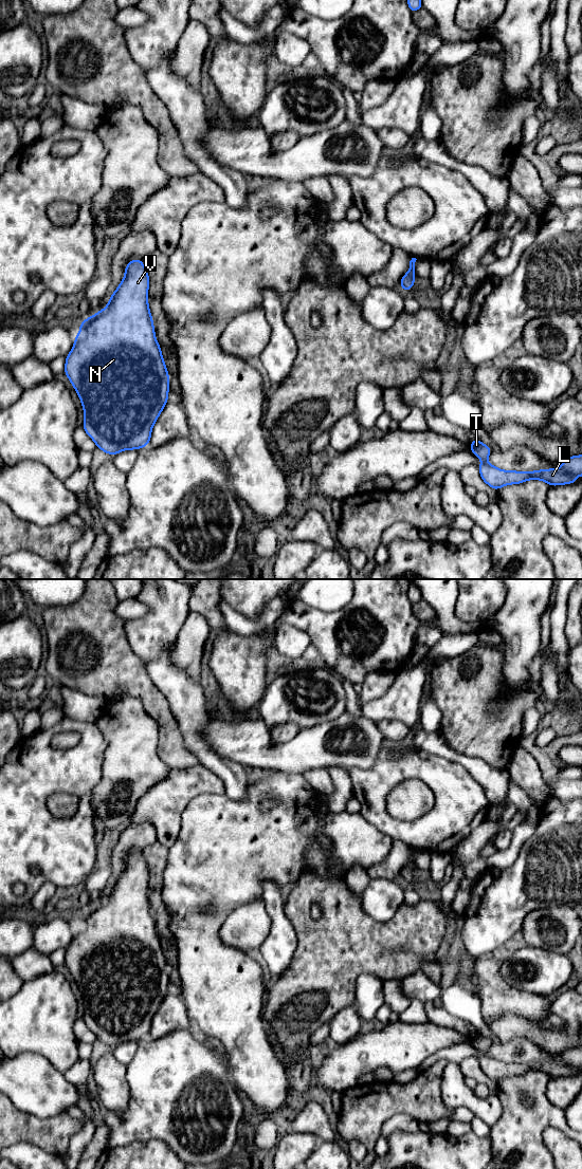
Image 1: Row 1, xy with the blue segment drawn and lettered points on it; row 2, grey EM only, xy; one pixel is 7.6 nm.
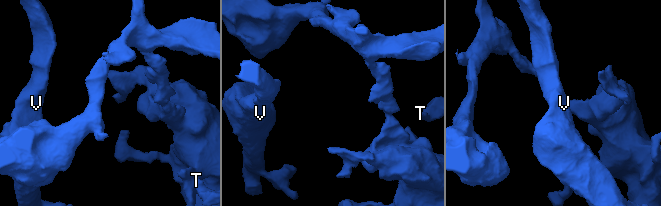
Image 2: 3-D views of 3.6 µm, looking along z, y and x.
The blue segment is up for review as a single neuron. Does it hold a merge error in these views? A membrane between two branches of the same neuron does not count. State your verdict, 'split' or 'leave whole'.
leave whole

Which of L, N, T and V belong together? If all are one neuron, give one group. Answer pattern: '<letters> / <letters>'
L N T V

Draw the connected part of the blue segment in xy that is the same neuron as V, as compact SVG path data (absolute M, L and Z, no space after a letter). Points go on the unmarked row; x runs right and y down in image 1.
M133 851L125 859L123 873L111 887L107 898L85 911L75 929L74 938L66 949L65 966L70 971L84 998L86 1025L97 1040L114 1047L123 1042L149 1037L153 1016L168 994L169 967L148 898L149 868L143 852Z

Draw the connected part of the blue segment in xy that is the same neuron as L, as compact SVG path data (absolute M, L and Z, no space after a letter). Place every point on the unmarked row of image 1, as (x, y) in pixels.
M474 1031L470 1042L481 1052L478 1058L480 1069L485 1075L497 1082L509 1076L520 1076L527 1072L542 1072L550 1078L576 1075L576 1069L582 1068L582 1046L567 1050L560 1060L525 1063L507 1063L490 1057L486 1052L491 1046L489 1038Z

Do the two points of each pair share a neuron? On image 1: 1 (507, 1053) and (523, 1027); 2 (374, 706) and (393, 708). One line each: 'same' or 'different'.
1: different
2: same

